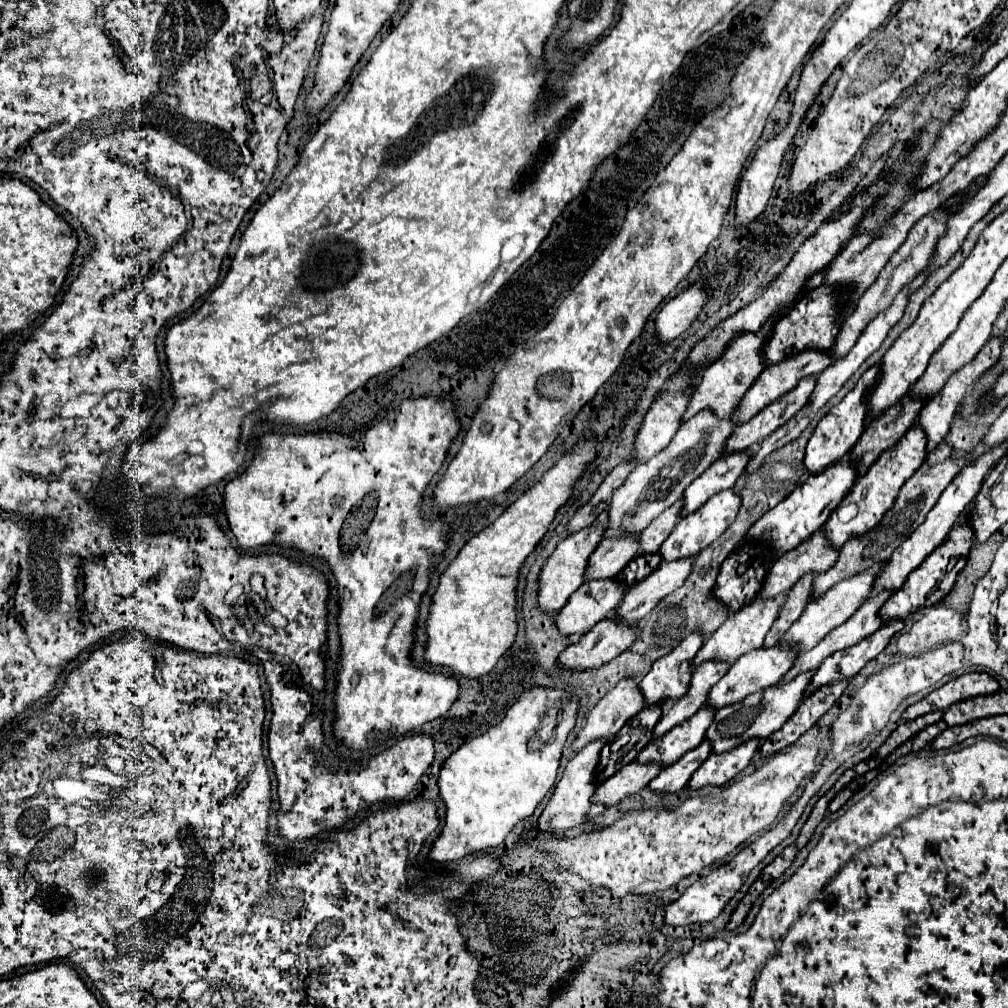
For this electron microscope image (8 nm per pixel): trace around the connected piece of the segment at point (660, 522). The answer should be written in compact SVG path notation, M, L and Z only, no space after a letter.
M681 500L675 502L671 508L667 508L667 512L663 512L661 516L657 516L647 530L641 532L641 554L649 554L649 552L659 552L659 546L663 544L665 536L669 536L669 532L675 528L677 524L677 514L681 508Z

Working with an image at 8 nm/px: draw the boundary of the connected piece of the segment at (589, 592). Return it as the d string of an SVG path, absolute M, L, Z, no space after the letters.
M615 578L609 580L593 580L589 584L581 584L579 590L575 590L569 600L565 602L565 606L557 612L555 616L555 626L563 636L581 636L585 632L589 632L599 620L605 620L607 616L611 616L611 612L617 608L621 596L625 592L625 586L617 584Z

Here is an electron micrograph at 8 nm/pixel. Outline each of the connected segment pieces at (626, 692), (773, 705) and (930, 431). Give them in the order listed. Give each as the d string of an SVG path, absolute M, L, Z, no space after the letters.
M621 680L605 698L587 714L587 724L575 736L571 748L579 752L593 740L613 740L617 732L643 708L643 696L637 688L637 680Z
M805 672L805 674L797 676L797 678L793 678L785 686L773 686L769 690L755 692L755 694L747 696L739 704L719 708L715 712L715 718L713 718L711 726L707 728L707 734L705 734L705 740L711 742L711 752L713 754L729 752L729 750L741 746L747 740L753 740L753 738L765 740L773 732L777 732L793 716L793 712L799 708L799 704L803 700L803 692L805 692L807 684L811 682L811 676L813 676L813 672Z
M1001 338L989 340L989 342L981 348L981 352L975 356L975 360L973 360L971 364L967 364L965 368L961 368L961 372L955 372L955 374L949 378L949 382L945 384L945 388L943 388L941 392L937 392L937 396L933 396L933 400L929 400L929 404L923 406L917 424L919 424L921 430L927 434L927 454L931 454L933 448L937 448L937 444L941 444L941 440L947 436L949 426L951 426L951 420L953 420L953 416L955 416L955 410L957 410L959 402L963 400L965 392L971 388L971 384L973 384L985 370L989 370L989 368L999 360L999 356L1001 356L1001 344L1003 344Z

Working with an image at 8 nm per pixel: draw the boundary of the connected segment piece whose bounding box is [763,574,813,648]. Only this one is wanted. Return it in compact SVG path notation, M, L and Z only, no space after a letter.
M803 576L785 596L785 602L777 614L777 620L773 622L771 630L765 636L765 644L763 648L771 648L779 642L779 638L787 632L787 628L801 616L805 604L809 602L809 594L811 594L811 584L813 584L813 576Z

